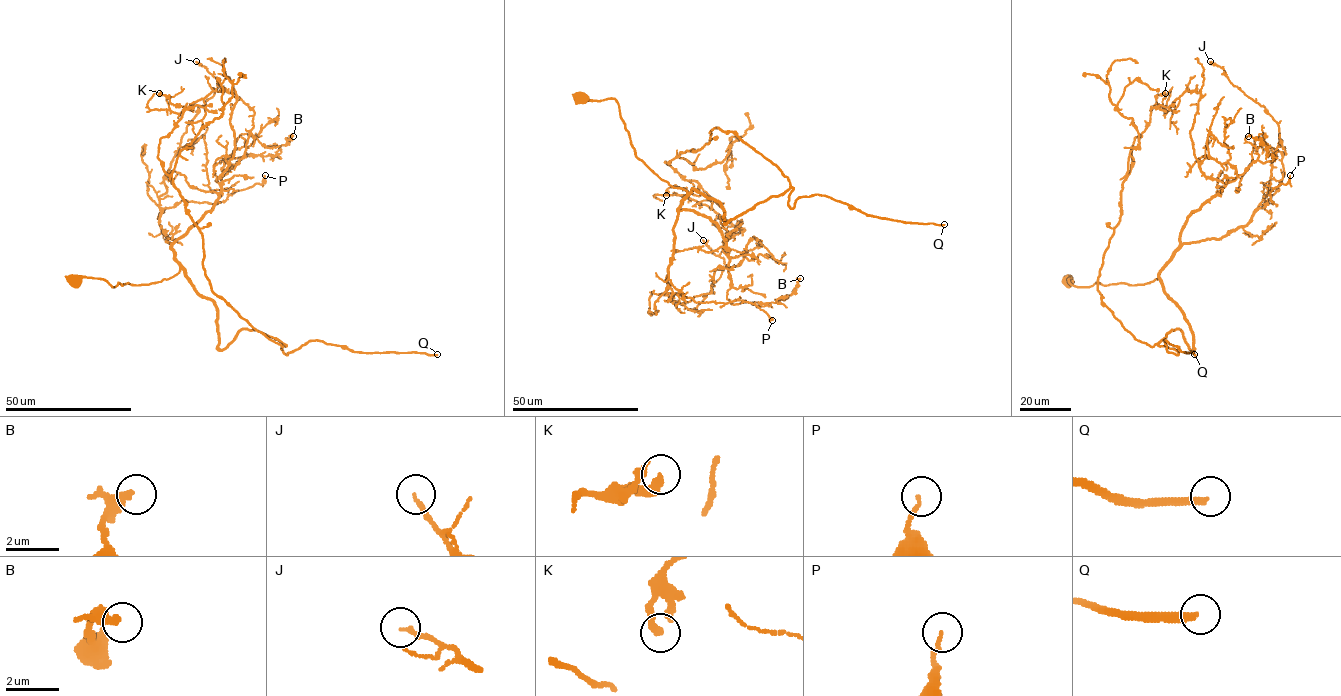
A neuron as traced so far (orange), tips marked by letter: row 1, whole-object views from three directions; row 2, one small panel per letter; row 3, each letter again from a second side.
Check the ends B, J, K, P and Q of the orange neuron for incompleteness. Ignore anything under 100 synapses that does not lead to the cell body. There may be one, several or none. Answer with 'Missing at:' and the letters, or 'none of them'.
Missing at: Q

